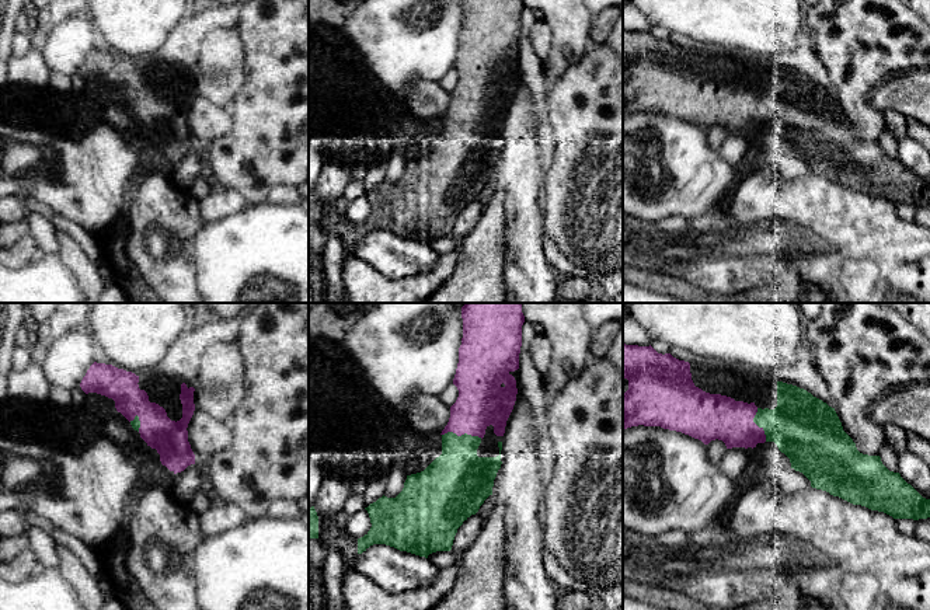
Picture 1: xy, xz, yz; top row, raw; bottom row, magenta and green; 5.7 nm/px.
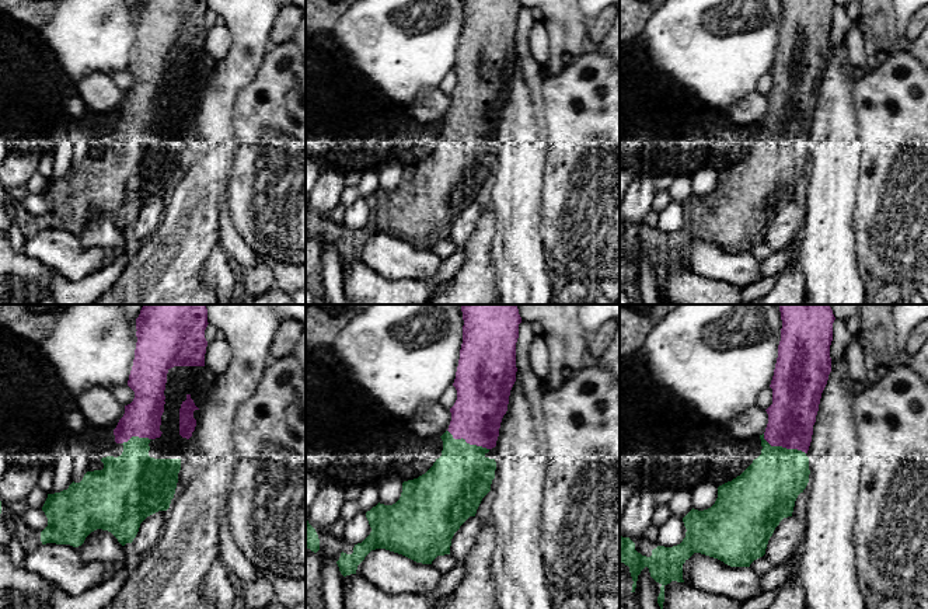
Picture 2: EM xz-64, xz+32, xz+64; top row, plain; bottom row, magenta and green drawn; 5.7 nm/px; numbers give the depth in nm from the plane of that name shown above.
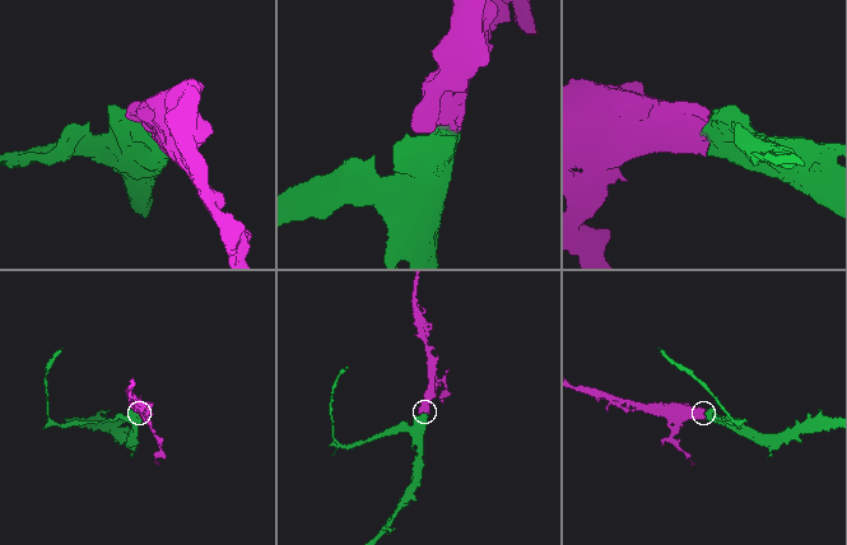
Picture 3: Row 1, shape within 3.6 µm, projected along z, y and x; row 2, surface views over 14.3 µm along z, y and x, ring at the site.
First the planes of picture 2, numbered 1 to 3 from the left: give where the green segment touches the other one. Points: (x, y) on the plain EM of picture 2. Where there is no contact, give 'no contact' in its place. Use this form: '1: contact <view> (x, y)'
1: contact xz-64 (136, 121)
2: contact xz+32 (467, 128)
3: contact xz+64 (782, 132)

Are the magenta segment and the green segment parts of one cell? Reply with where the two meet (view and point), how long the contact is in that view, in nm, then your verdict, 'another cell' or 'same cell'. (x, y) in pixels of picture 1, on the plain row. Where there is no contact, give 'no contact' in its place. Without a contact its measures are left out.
xz (462, 119) | 240 nm | same cell

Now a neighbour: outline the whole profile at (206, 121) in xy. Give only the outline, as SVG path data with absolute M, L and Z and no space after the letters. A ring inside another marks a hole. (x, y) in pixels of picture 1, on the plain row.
M195 95L188 109L188 128L194 133L195 144L205 147L230 133L233 122L231 116L220 105Z

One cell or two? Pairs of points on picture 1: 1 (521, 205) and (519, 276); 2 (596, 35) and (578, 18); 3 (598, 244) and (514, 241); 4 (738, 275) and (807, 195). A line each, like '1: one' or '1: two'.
1: one
2: two
3: two
4: one

